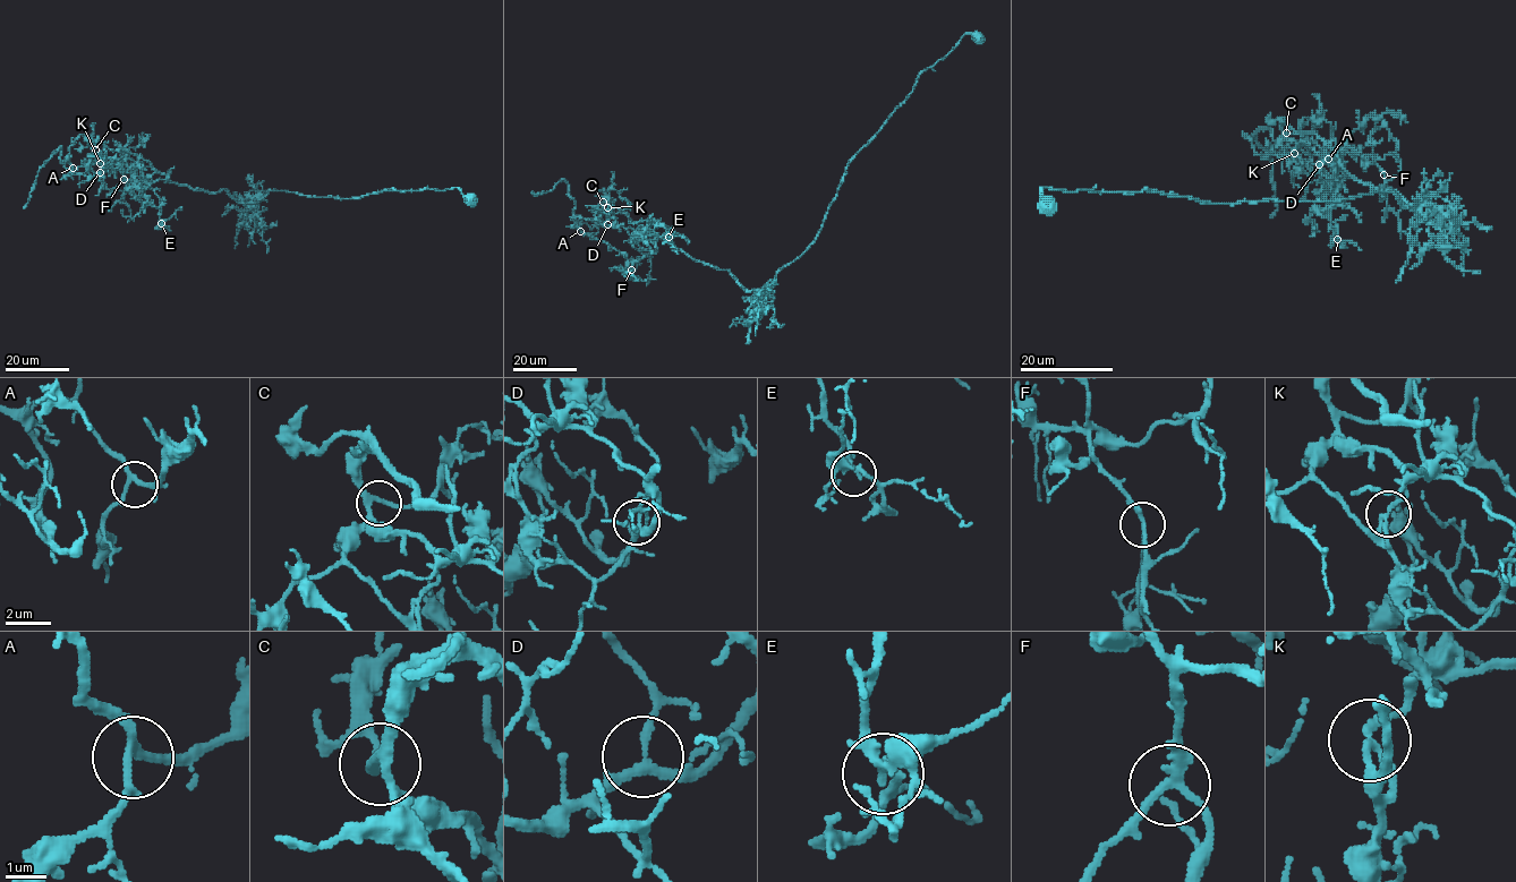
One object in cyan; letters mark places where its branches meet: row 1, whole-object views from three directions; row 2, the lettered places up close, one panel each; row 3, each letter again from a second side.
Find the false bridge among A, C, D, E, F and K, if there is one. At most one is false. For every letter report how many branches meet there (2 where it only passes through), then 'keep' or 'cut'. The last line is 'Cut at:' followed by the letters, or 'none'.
A: 3 branches meet; keep
C: 3 branches meet; keep
D: 3 branches meet; keep
E: 3 branches meet; keep
F: 3 branches meet; keep
K: 2 branches meet; cut
Cut at: K

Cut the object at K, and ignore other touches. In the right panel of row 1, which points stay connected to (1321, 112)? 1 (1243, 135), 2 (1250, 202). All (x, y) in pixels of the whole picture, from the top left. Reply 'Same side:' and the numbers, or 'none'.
Same side: none

